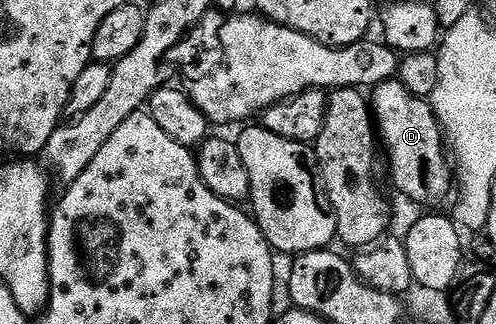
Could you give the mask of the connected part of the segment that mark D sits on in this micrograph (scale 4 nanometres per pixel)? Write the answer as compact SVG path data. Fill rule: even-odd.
M394 77L372 88L371 110L380 142L383 147L385 143L385 151L389 154L389 171L393 174L394 185L411 202L422 203L425 209L440 208L437 206L449 194L454 194L455 171L432 102L407 93Z

